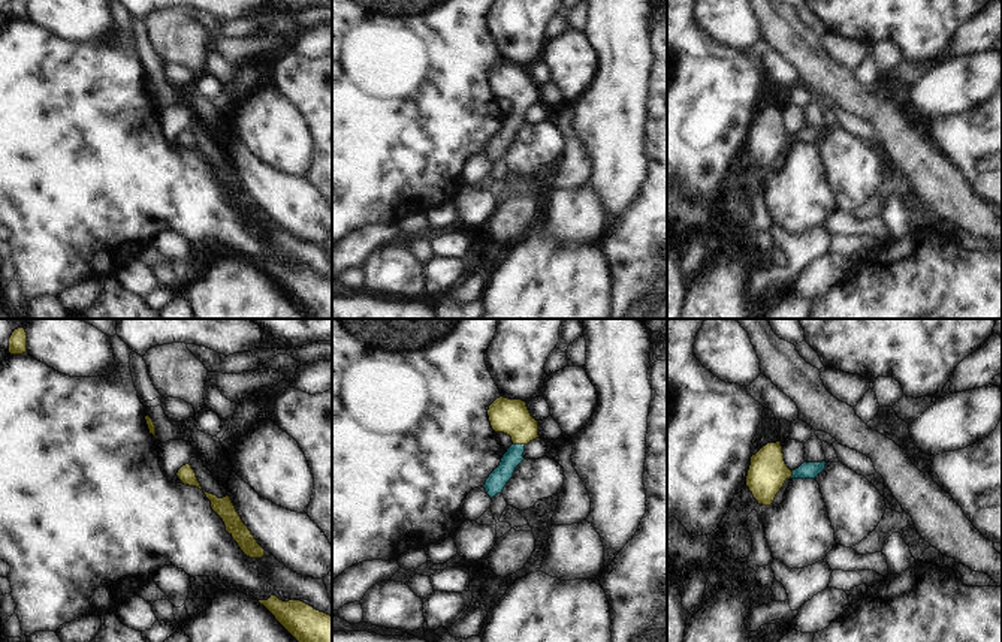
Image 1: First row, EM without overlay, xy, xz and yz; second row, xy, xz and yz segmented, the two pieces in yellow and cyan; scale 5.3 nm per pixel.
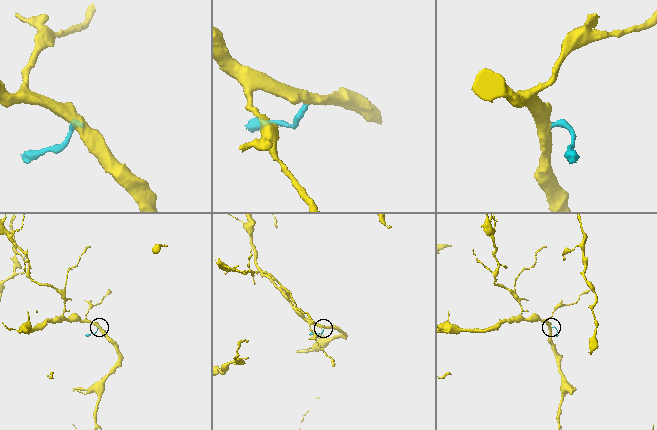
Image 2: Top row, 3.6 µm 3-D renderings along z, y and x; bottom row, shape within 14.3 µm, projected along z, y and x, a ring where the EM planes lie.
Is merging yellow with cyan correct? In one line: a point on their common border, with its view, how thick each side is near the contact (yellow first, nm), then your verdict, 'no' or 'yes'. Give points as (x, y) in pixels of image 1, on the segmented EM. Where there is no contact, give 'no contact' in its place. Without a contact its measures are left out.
xz (519, 443) | 190/100 nm | yes

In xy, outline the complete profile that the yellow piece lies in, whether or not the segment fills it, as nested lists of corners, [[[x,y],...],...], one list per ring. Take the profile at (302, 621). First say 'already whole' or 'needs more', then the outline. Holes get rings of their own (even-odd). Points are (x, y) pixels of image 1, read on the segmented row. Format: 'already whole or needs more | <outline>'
already whole | [[[259,600],[298,642],[332,642],[332,617],[301,600]]]

